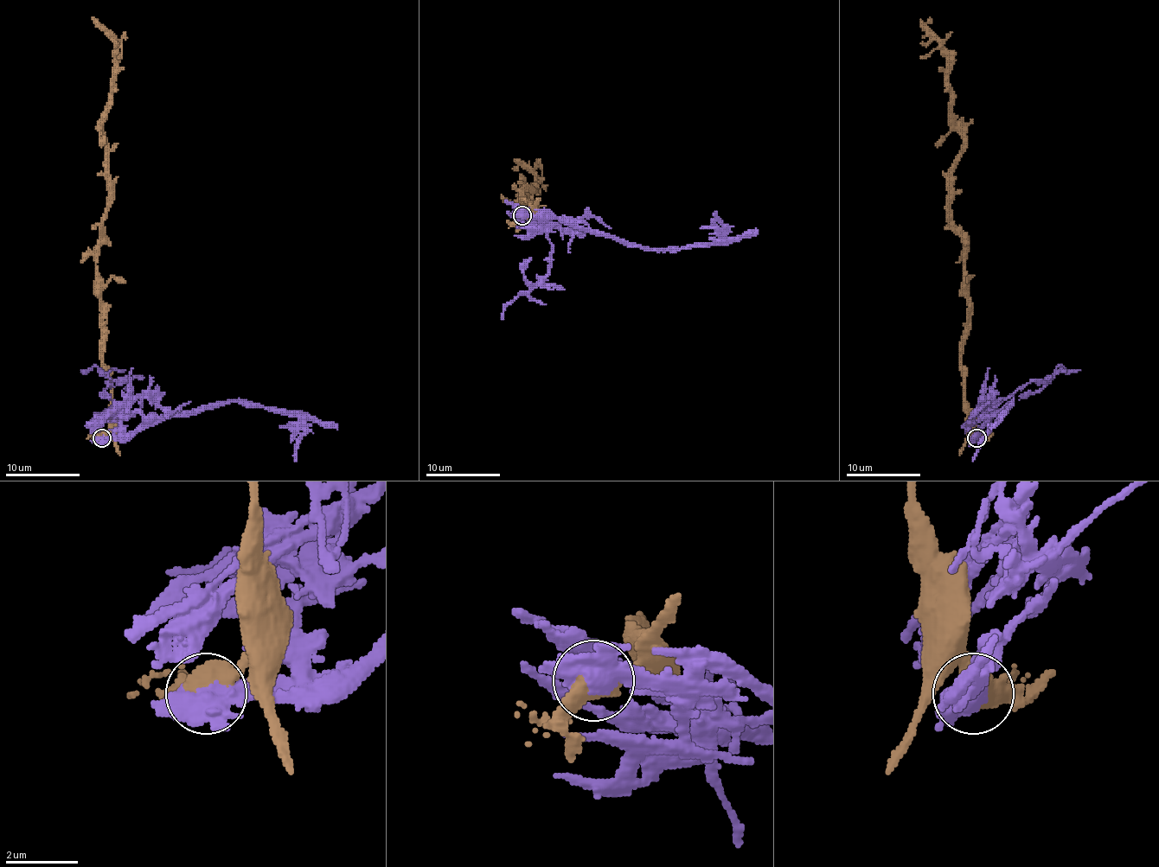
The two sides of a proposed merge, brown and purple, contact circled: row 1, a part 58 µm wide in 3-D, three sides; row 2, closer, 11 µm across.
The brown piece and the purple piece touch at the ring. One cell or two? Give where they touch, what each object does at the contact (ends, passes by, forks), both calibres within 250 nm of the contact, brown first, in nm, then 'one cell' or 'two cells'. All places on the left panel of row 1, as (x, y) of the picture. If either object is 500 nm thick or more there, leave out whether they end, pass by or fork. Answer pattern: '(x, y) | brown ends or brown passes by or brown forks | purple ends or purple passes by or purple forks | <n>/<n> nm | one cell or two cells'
(102, 438) | 550/460 nm | two cells

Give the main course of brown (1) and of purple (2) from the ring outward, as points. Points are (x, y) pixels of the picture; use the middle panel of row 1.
1: (521, 217), (531, 204), (516, 204), (534, 185), (531, 172), (520, 165), (512, 168)
2: (521, 215), (555, 215), (585, 228), (649, 248), (669, 248), (706, 246), (719, 237), (720, 224), (714, 211)

